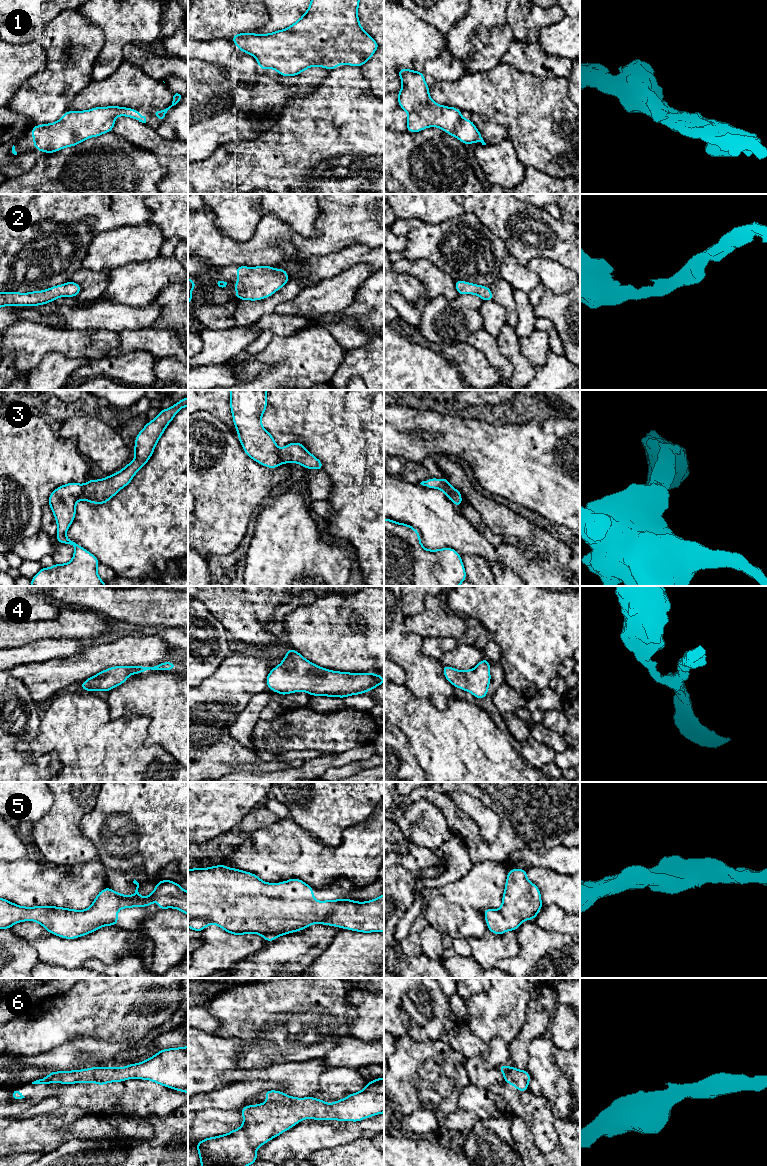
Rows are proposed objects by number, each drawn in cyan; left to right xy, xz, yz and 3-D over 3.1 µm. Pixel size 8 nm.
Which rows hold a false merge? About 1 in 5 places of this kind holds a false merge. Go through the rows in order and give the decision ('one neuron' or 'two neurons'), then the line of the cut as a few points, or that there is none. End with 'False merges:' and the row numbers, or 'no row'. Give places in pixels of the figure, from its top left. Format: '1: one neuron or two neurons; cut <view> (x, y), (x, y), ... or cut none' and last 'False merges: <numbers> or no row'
1: one neuron; cut none
2: one neuron; cut none
3: one neuron; cut none
4: one neuron; cut none
5: one neuron; cut none
6: one neuron; cut none
False merges: no row

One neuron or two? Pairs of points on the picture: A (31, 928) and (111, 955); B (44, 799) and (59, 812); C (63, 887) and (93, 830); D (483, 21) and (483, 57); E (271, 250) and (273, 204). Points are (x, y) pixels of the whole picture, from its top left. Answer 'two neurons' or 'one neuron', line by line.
A: one neuron
B: two neurons
C: two neurons
D: one neuron
E: two neurons

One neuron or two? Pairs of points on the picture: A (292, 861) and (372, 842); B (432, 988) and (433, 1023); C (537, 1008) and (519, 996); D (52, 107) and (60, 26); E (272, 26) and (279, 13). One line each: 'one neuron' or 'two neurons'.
A: one neuron
B: one neuron
C: two neurons
D: one neuron
E: one neuron

